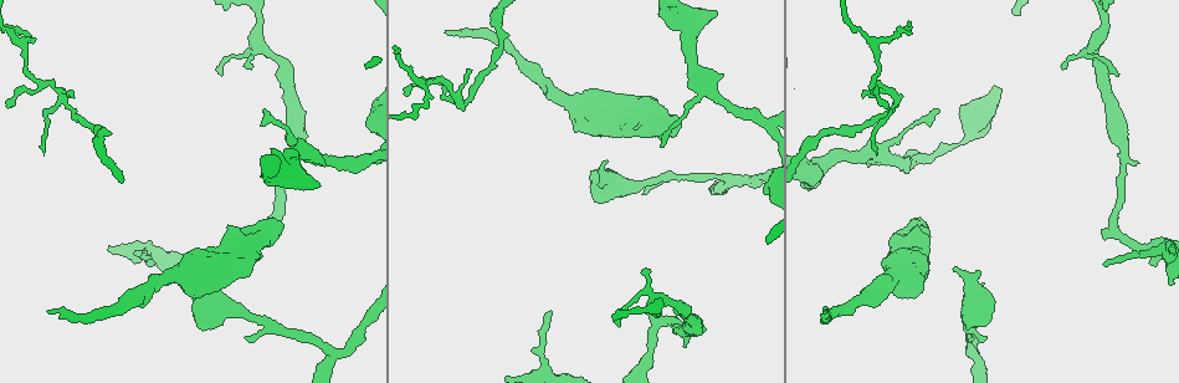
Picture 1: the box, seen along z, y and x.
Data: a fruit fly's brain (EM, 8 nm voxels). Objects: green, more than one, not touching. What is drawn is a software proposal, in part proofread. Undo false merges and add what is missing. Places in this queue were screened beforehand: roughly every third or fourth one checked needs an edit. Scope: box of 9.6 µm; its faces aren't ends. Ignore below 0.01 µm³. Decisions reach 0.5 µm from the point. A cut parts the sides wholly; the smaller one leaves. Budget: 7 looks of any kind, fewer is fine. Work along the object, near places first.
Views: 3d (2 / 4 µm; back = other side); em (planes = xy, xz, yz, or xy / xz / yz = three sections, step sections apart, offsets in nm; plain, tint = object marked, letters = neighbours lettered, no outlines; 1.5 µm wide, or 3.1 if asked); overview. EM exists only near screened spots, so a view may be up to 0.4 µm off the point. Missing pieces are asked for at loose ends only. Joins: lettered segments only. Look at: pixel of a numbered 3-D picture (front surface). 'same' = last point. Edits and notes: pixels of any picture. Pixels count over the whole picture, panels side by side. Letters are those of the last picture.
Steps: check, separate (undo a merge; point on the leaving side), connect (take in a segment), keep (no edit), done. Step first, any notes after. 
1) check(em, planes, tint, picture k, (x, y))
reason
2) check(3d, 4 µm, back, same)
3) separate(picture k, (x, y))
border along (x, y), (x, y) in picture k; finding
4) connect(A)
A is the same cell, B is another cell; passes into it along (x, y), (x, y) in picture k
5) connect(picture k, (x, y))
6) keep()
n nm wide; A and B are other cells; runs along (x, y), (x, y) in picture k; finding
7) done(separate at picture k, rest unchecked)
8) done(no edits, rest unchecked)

check(em, xz, step 8, letters, picture 1, (44, 150))
an open end

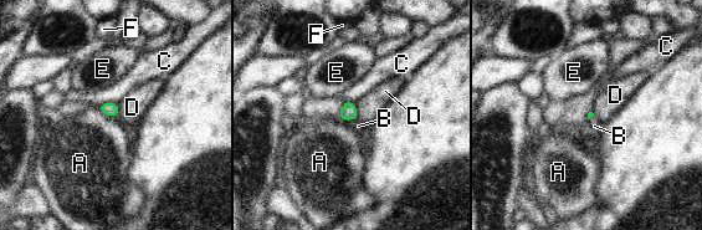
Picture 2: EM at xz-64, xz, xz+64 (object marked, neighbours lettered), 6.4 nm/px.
check(em, yz, step 4, letters, same)
cut it another way

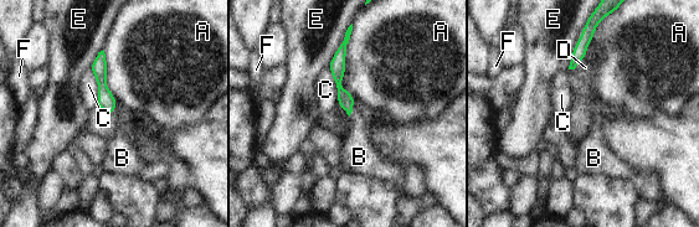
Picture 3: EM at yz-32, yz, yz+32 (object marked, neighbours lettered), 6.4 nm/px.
connect(B)
100 nm wide; B is the same cell, A, C, D, E and F are other cells; passes into it along (345, 99), (351, 108), (356, 145) in picture 3; the neuron continues

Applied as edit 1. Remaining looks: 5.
check(em, yz, step 4, letters, picture 1, (714, 12))

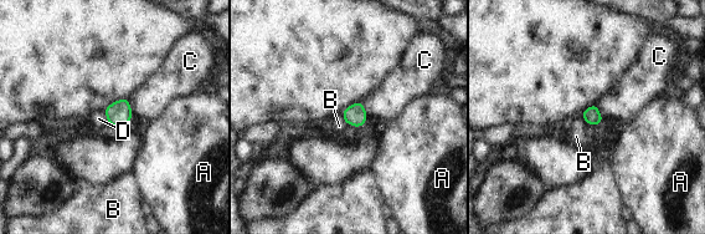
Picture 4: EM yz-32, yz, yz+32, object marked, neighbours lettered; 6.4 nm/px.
check(em, planes, letters, same)
cut it another way

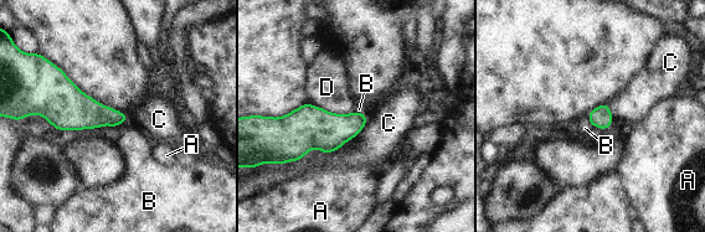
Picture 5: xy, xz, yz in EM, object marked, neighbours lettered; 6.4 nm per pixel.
keep()
A, B, C and D are other cells; border along (128, 120), (113, 127) in picture 5; none of them fits

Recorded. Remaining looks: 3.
done(connect at picture 3, rest unchecked)

